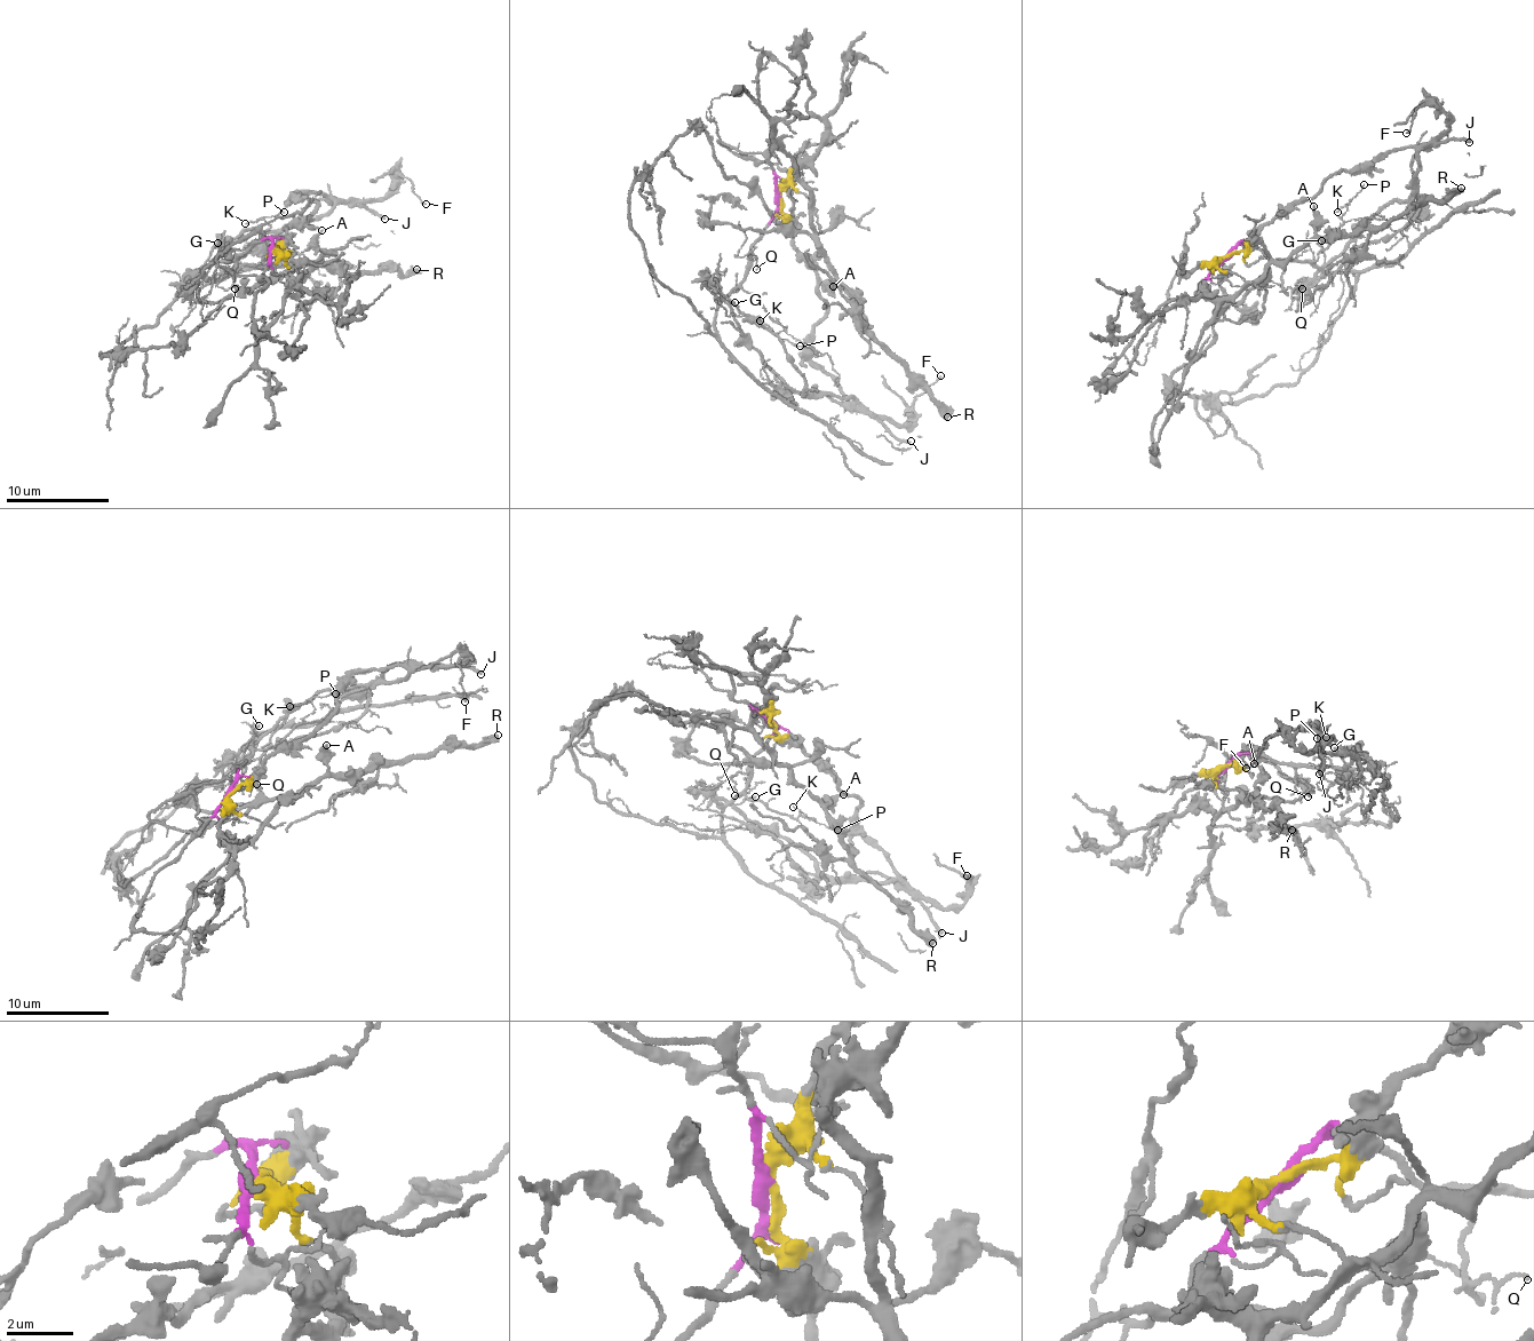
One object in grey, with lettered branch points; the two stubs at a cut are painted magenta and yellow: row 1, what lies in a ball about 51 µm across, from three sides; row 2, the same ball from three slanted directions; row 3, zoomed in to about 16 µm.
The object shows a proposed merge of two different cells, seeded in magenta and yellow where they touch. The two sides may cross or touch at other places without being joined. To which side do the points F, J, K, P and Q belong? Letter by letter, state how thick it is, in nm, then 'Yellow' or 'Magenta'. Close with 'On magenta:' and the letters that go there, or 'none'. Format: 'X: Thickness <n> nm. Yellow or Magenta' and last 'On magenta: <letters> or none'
F: Thickness 120 nm. Yellow
J: Thickness 160 nm. Yellow
K: Thickness 100 nm. Magenta
P: Thickness 110 nm. Magenta
Q: Thickness 70 nm. Magenta
On magenta: K, P, Q

